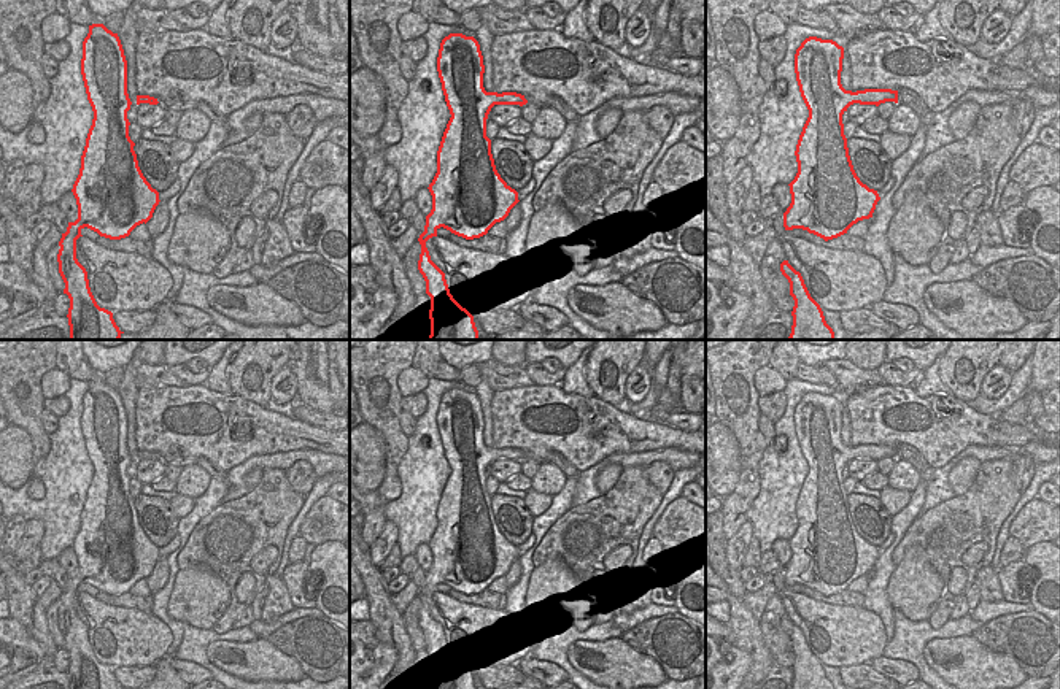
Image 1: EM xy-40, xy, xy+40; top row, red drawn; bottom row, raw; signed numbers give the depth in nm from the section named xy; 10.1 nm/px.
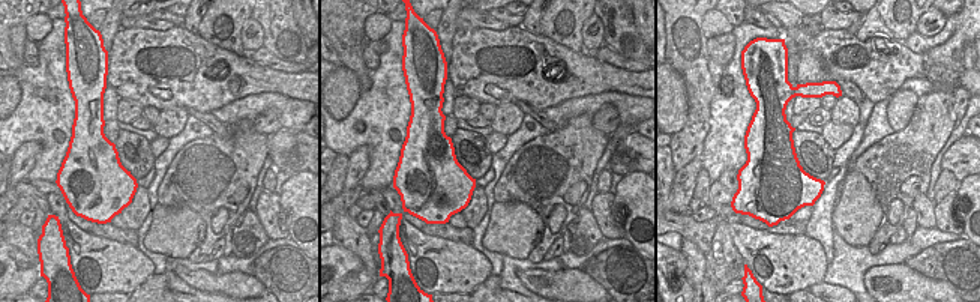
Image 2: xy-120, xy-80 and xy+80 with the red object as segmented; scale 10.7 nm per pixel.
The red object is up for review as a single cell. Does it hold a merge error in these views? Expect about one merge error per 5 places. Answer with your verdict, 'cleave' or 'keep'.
keep

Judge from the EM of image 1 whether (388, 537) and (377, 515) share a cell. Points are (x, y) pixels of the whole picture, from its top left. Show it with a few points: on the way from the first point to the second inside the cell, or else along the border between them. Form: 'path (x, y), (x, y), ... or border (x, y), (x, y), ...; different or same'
border (386, 521), (371, 546); different

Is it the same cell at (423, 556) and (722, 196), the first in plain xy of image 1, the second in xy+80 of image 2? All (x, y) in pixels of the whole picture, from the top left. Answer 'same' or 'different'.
different

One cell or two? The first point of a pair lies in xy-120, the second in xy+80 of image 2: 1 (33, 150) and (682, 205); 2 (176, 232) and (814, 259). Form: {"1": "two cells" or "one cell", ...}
{"1": "one cell", "2": "two cells"}

